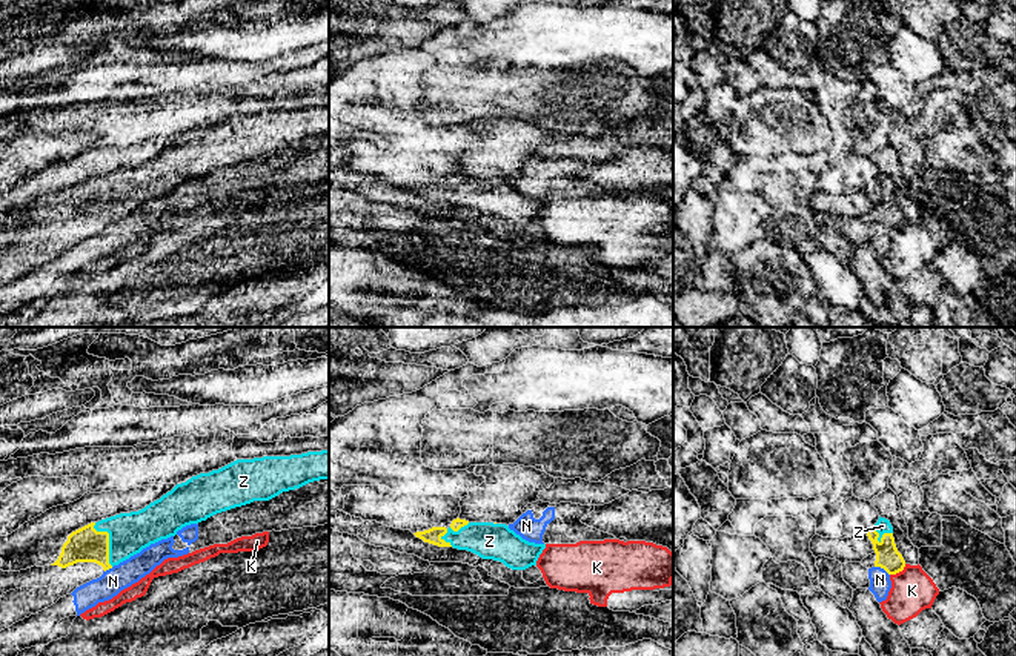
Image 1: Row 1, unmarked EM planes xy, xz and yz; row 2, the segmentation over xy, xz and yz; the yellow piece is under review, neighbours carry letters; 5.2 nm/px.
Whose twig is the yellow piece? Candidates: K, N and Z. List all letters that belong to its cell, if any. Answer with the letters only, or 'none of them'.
Z

